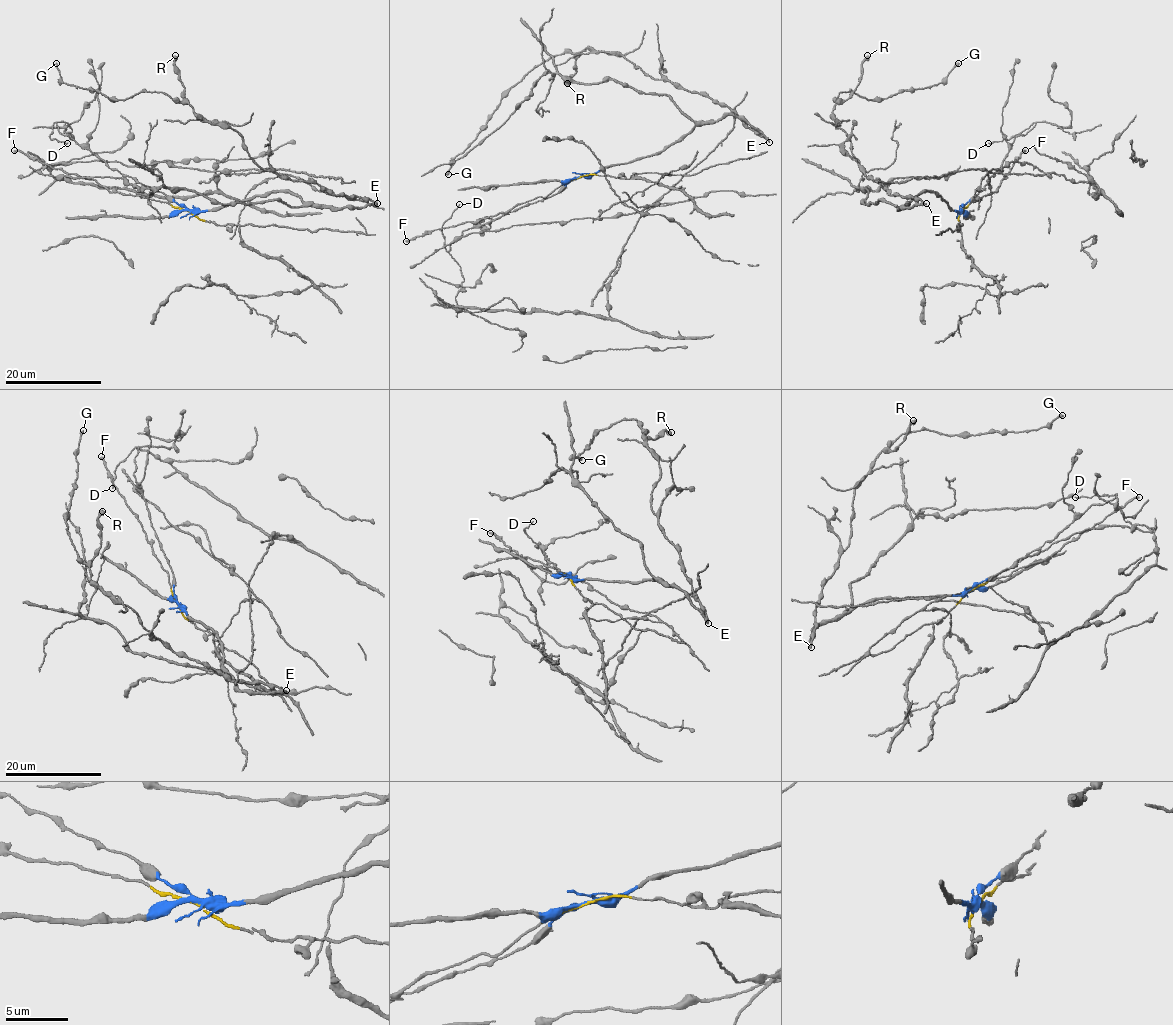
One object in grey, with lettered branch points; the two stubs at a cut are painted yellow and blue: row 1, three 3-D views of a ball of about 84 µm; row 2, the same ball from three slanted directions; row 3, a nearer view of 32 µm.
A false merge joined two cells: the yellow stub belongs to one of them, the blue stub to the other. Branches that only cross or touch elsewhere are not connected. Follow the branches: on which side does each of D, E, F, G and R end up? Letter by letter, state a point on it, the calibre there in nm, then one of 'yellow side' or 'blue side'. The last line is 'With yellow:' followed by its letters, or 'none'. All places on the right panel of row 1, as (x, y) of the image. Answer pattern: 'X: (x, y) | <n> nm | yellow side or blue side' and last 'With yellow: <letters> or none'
D: (988, 143) | 160 nm | blue side
E: (926, 203) | 380 nm | blue side
F: (1025, 150) | 280 nm | yellow side
G: (958, 63) | 420 nm | blue side
R: (867, 55) | 700 nm | blue side
With yellow: F

